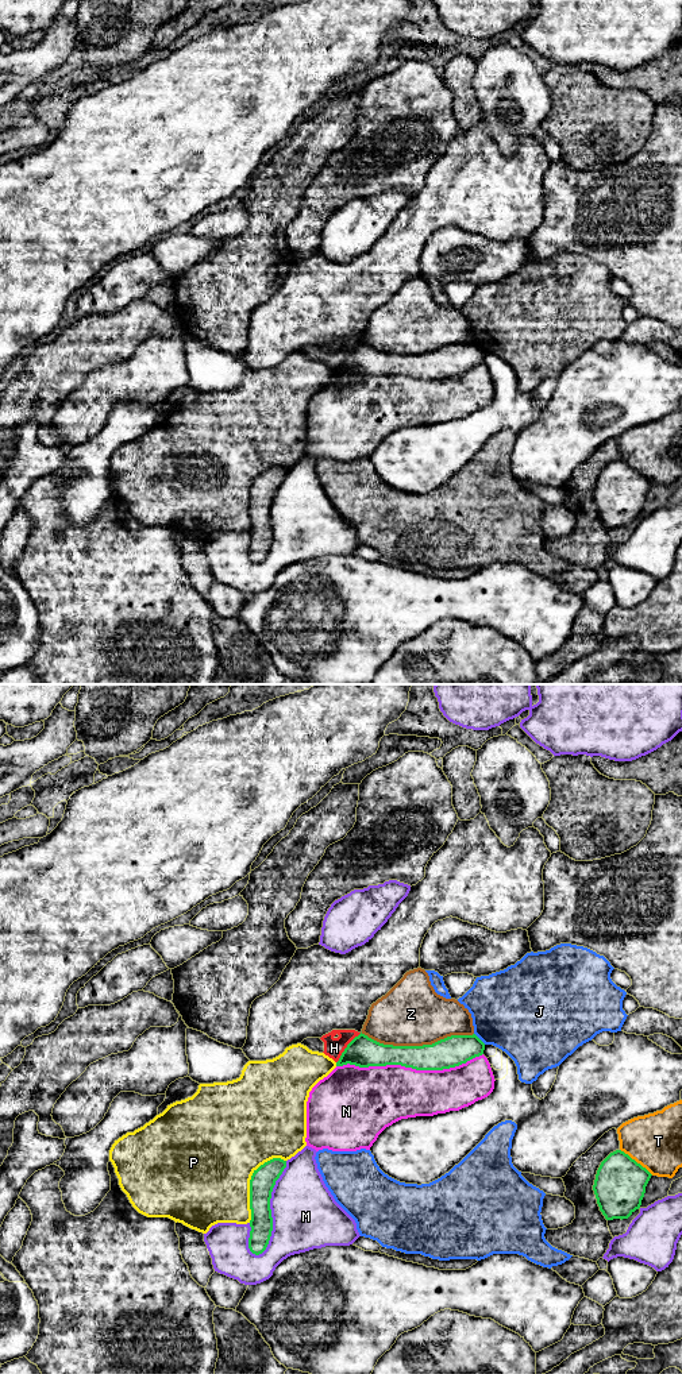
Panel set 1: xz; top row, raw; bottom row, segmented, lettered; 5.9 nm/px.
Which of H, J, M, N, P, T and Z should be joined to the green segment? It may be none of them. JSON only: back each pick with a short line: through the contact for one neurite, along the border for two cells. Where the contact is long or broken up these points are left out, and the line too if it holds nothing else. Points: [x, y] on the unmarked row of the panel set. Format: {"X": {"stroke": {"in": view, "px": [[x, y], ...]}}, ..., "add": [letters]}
{"add": []}

